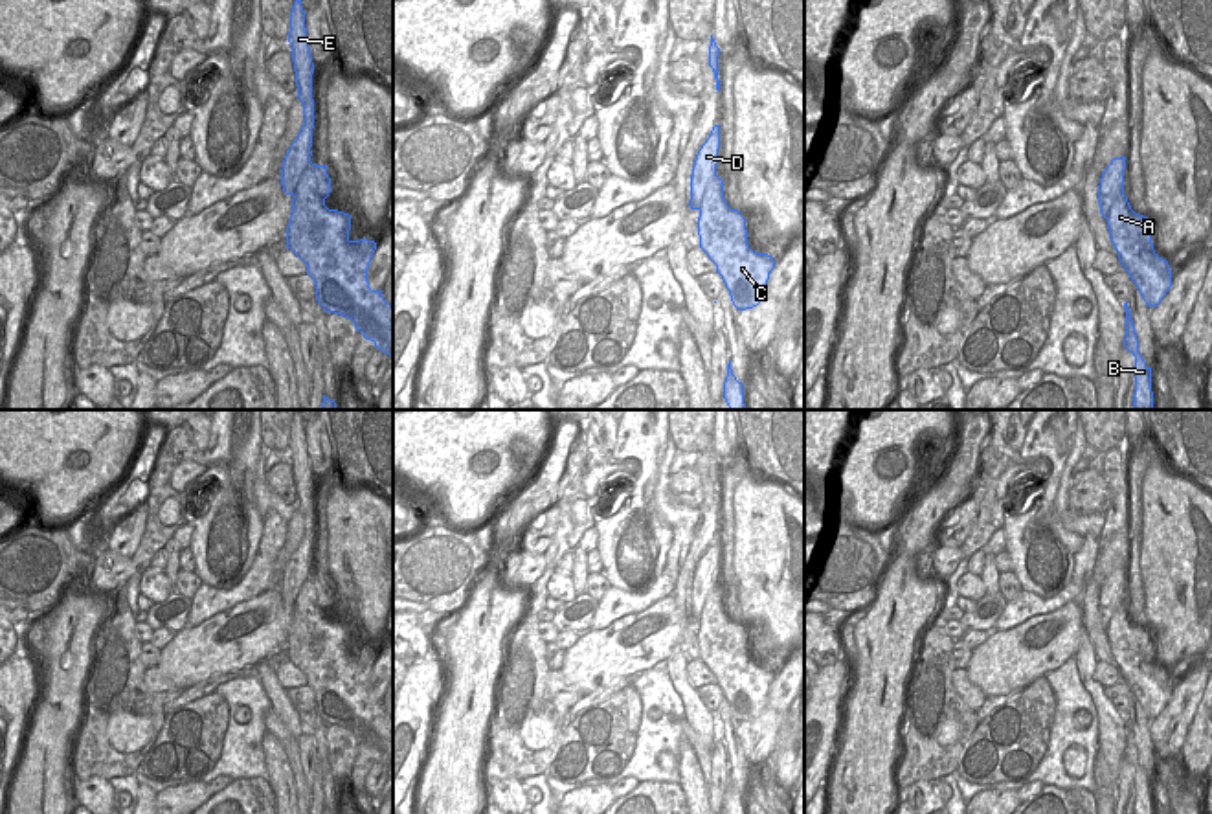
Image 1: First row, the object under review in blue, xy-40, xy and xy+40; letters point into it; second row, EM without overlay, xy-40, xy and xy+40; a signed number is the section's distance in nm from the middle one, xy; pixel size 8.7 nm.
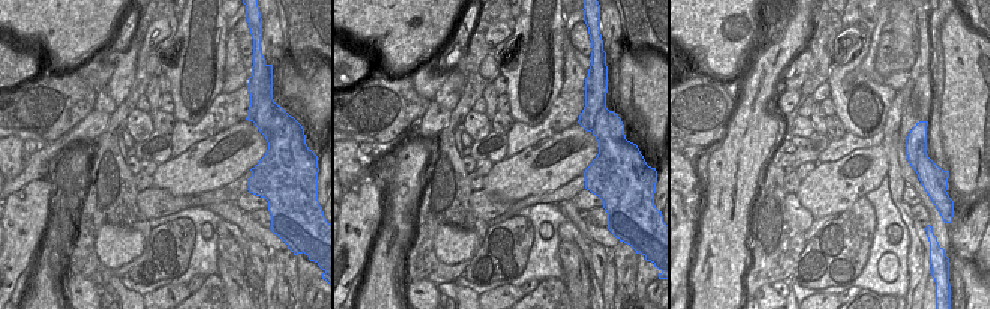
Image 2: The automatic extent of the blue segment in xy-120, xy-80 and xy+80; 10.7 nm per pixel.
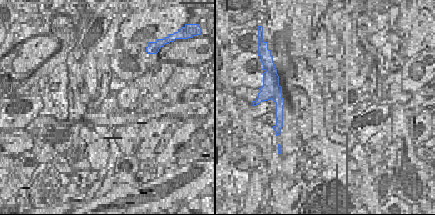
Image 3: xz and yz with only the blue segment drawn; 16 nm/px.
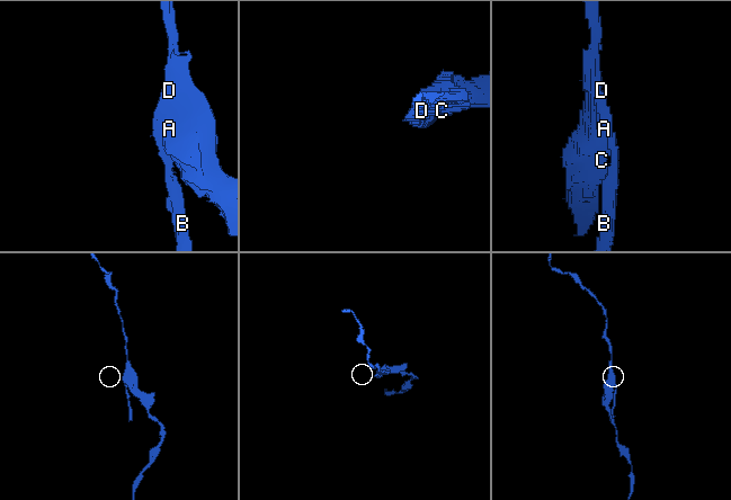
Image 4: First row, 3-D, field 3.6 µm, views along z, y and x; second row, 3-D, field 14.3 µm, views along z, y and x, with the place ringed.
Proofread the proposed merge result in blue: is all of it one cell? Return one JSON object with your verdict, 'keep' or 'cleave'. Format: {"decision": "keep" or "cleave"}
{"decision": "cleave"}

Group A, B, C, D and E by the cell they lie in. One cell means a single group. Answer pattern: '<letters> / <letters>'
A C / B D E

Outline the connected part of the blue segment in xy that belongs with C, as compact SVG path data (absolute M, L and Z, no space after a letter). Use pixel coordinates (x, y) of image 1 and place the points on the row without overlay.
M724 592L709 594L698 628L700 660L716 676L738 722L757 718L766 707L775 671L747 656L746 630L724 610Z

